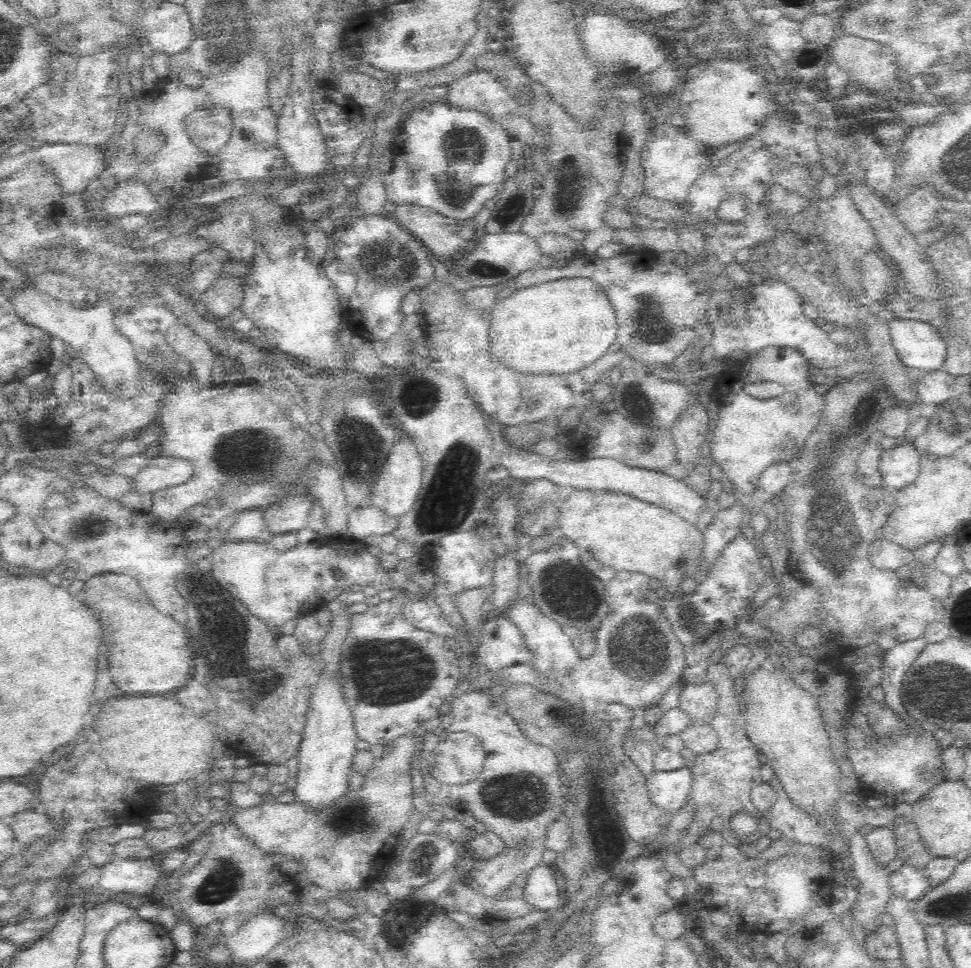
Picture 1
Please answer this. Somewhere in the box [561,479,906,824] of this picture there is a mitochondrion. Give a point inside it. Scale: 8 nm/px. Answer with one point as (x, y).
(638, 644)

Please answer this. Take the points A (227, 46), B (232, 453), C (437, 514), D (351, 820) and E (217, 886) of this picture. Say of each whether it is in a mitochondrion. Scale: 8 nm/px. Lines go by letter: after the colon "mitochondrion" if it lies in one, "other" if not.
A: mitochondrion
B: mitochondrion
C: mitochondrion
D: mitochondrion
E: mitochondrion

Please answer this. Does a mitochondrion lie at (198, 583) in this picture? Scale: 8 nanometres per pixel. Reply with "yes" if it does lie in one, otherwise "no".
no

